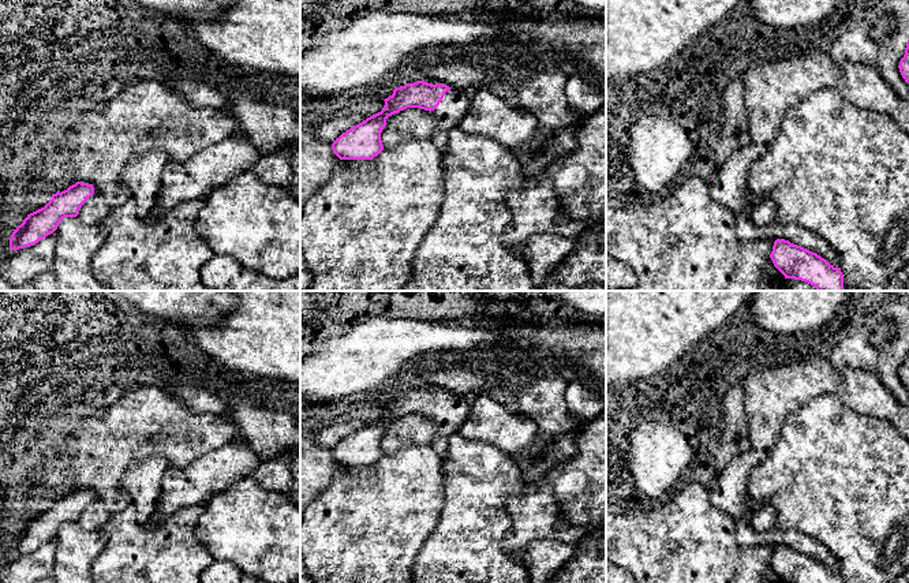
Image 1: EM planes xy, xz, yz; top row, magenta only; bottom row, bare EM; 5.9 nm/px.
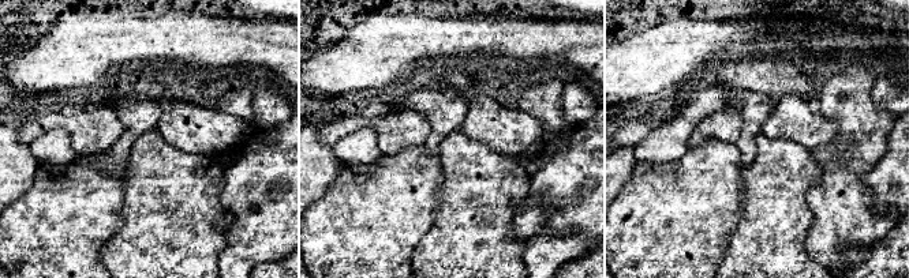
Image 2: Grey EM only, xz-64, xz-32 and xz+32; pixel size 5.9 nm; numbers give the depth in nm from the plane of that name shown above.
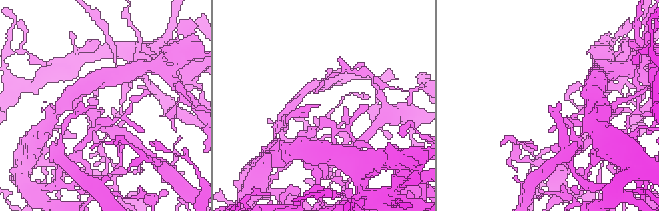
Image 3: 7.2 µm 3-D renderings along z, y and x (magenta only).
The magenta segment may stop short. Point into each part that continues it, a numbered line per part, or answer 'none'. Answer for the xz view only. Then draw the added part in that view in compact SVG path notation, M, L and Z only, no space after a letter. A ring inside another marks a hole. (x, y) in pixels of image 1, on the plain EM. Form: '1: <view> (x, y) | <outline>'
1: xz (455, 410) | M450 395L445 399L439 411L431 416L435 423L435 436L430 442L433 451L444 460L446 457L449 438L460 431L467 419L471 401L459 395Z

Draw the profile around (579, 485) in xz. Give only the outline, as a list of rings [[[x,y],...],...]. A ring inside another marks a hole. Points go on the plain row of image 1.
[[[606,411],[577,437],[577,452],[540,481],[550,485],[564,523],[583,526],[586,535],[606,527]]]

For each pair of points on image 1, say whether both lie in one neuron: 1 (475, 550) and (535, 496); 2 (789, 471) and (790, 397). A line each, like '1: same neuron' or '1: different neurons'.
1: different neurons
2: different neurons

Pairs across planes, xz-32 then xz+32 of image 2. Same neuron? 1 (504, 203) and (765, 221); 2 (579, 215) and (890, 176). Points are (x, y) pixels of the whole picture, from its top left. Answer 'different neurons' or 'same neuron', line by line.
1: same neuron
2: same neuron

